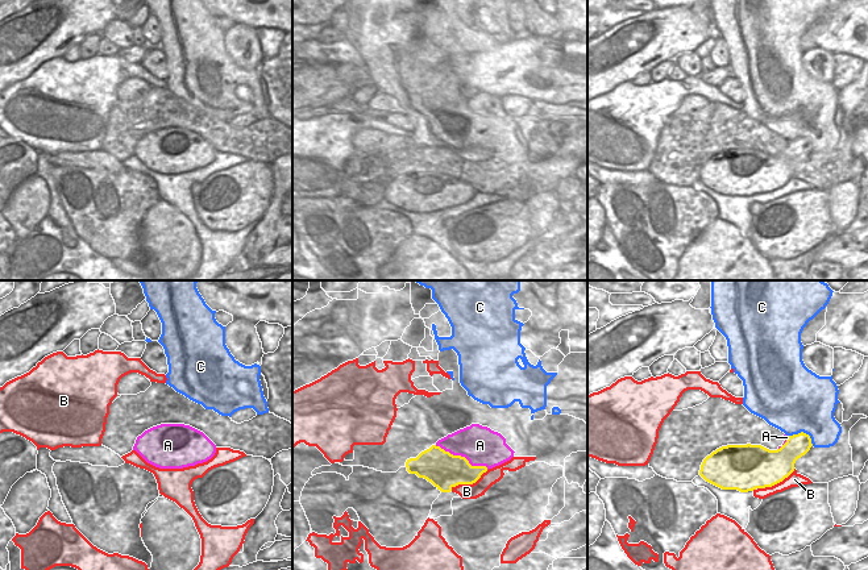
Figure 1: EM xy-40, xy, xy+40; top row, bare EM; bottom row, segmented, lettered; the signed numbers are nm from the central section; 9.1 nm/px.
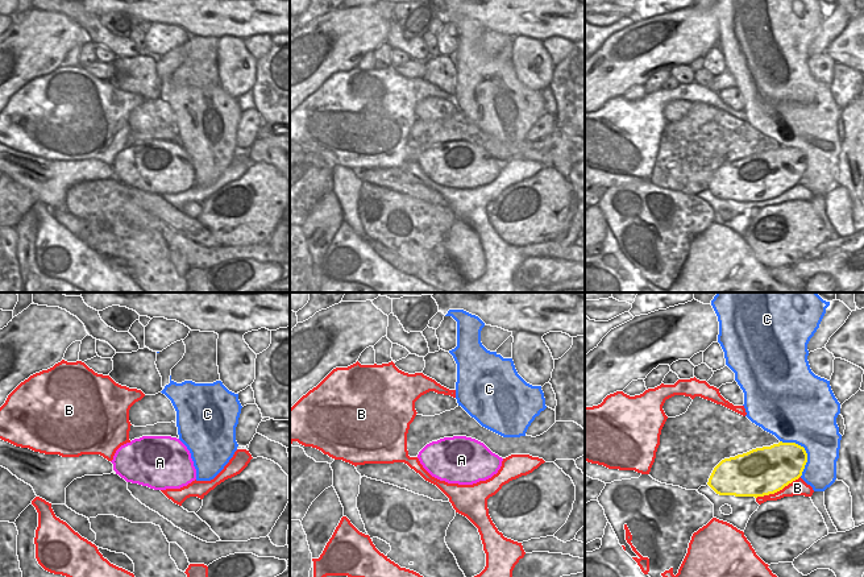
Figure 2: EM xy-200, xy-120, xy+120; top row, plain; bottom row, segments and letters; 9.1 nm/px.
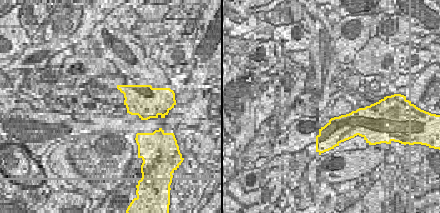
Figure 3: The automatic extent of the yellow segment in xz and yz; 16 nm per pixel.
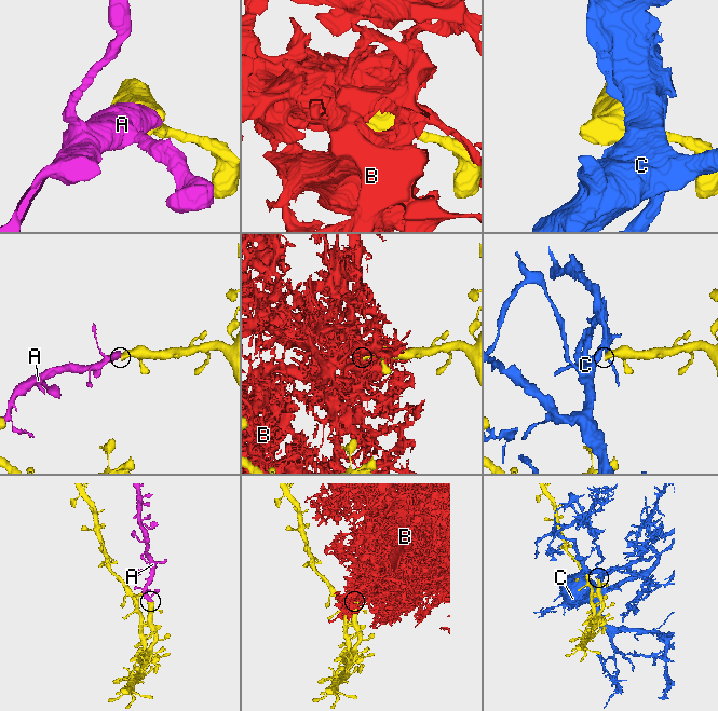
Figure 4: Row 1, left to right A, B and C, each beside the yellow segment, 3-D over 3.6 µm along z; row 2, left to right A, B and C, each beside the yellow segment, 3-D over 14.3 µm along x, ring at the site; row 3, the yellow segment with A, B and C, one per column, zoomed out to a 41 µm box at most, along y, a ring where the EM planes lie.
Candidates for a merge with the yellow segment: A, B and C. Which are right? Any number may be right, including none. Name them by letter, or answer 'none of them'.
A

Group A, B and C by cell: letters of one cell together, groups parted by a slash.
A / B / C

